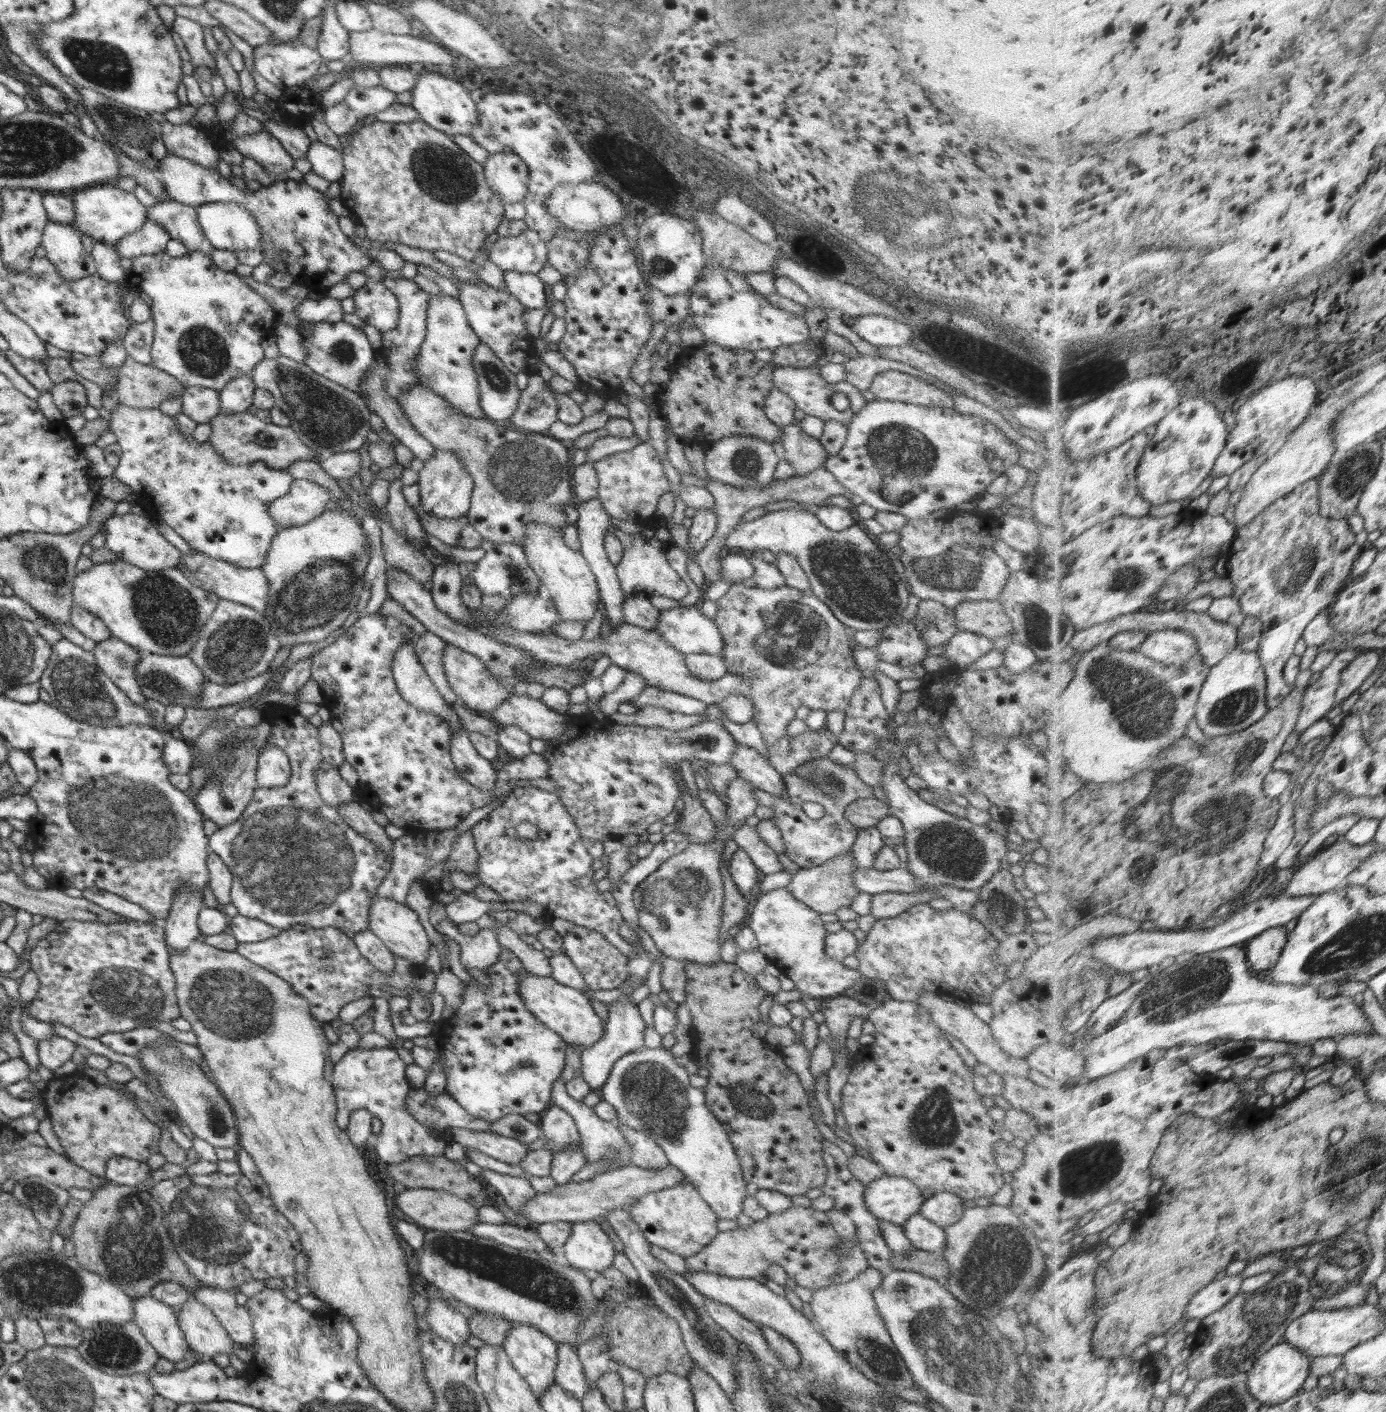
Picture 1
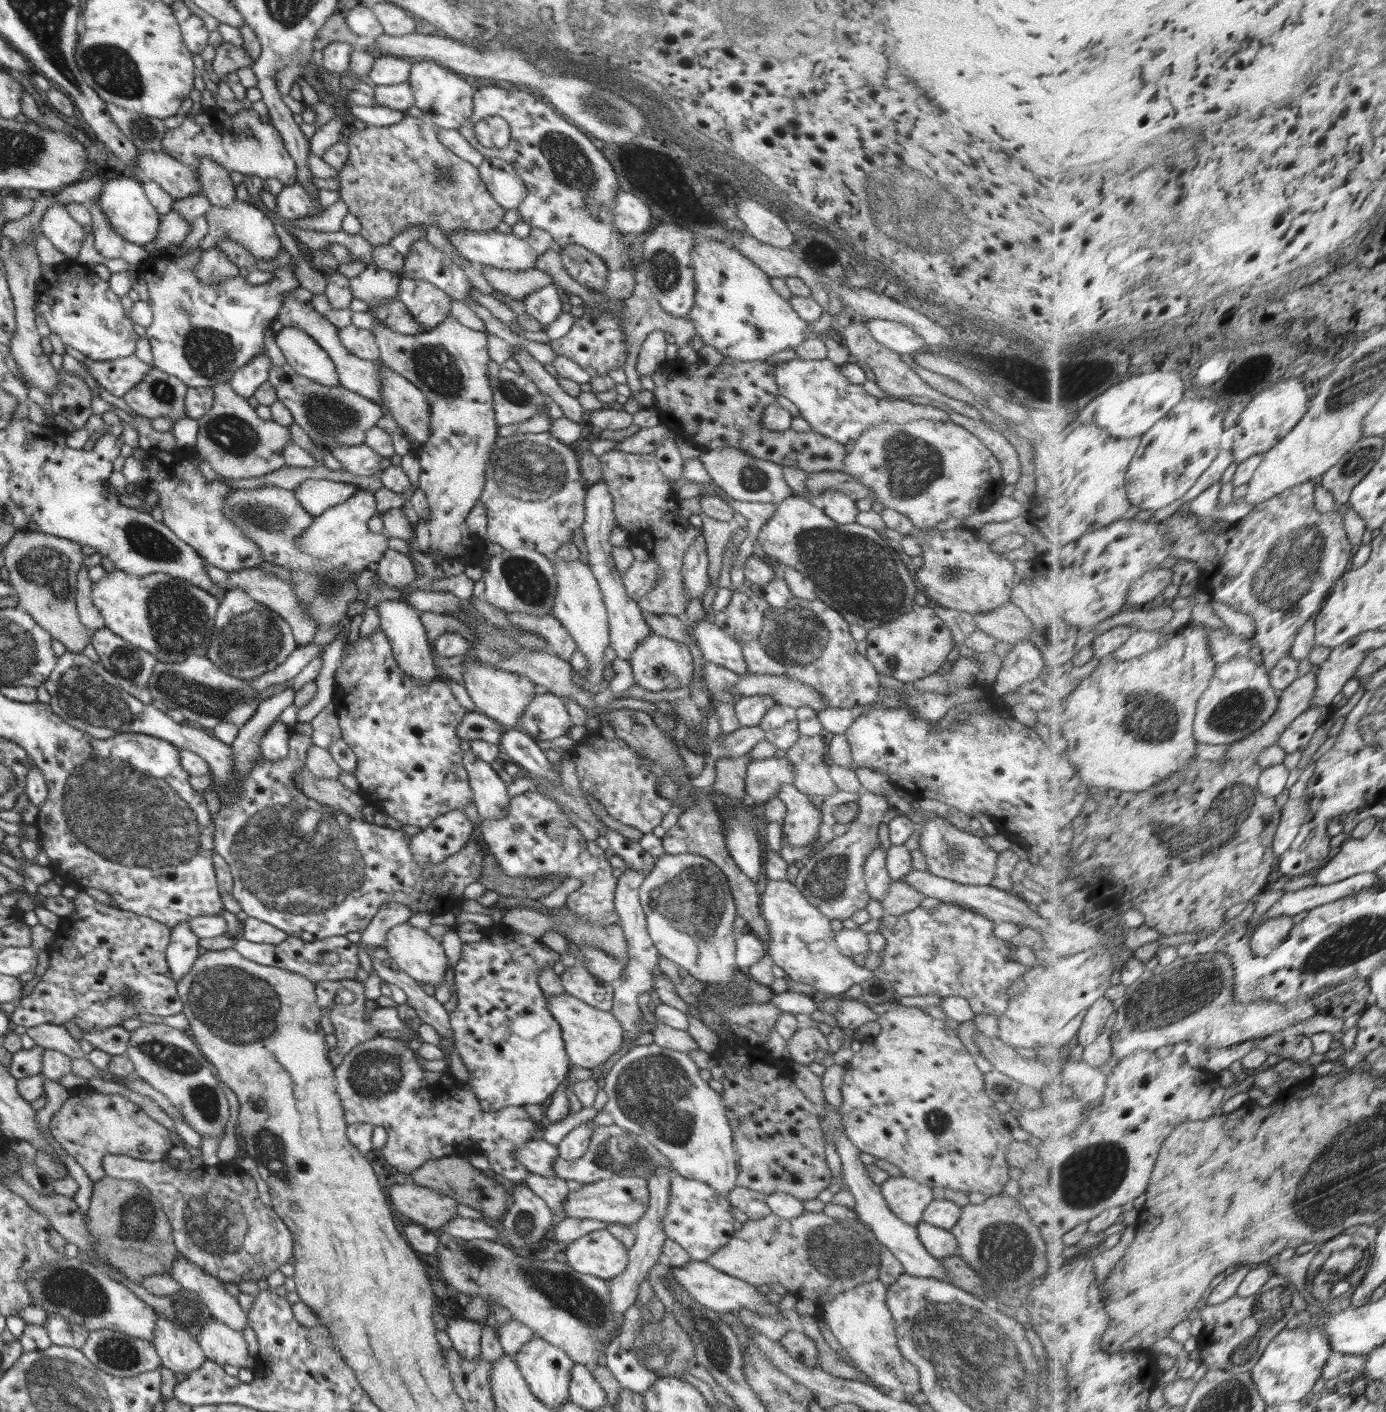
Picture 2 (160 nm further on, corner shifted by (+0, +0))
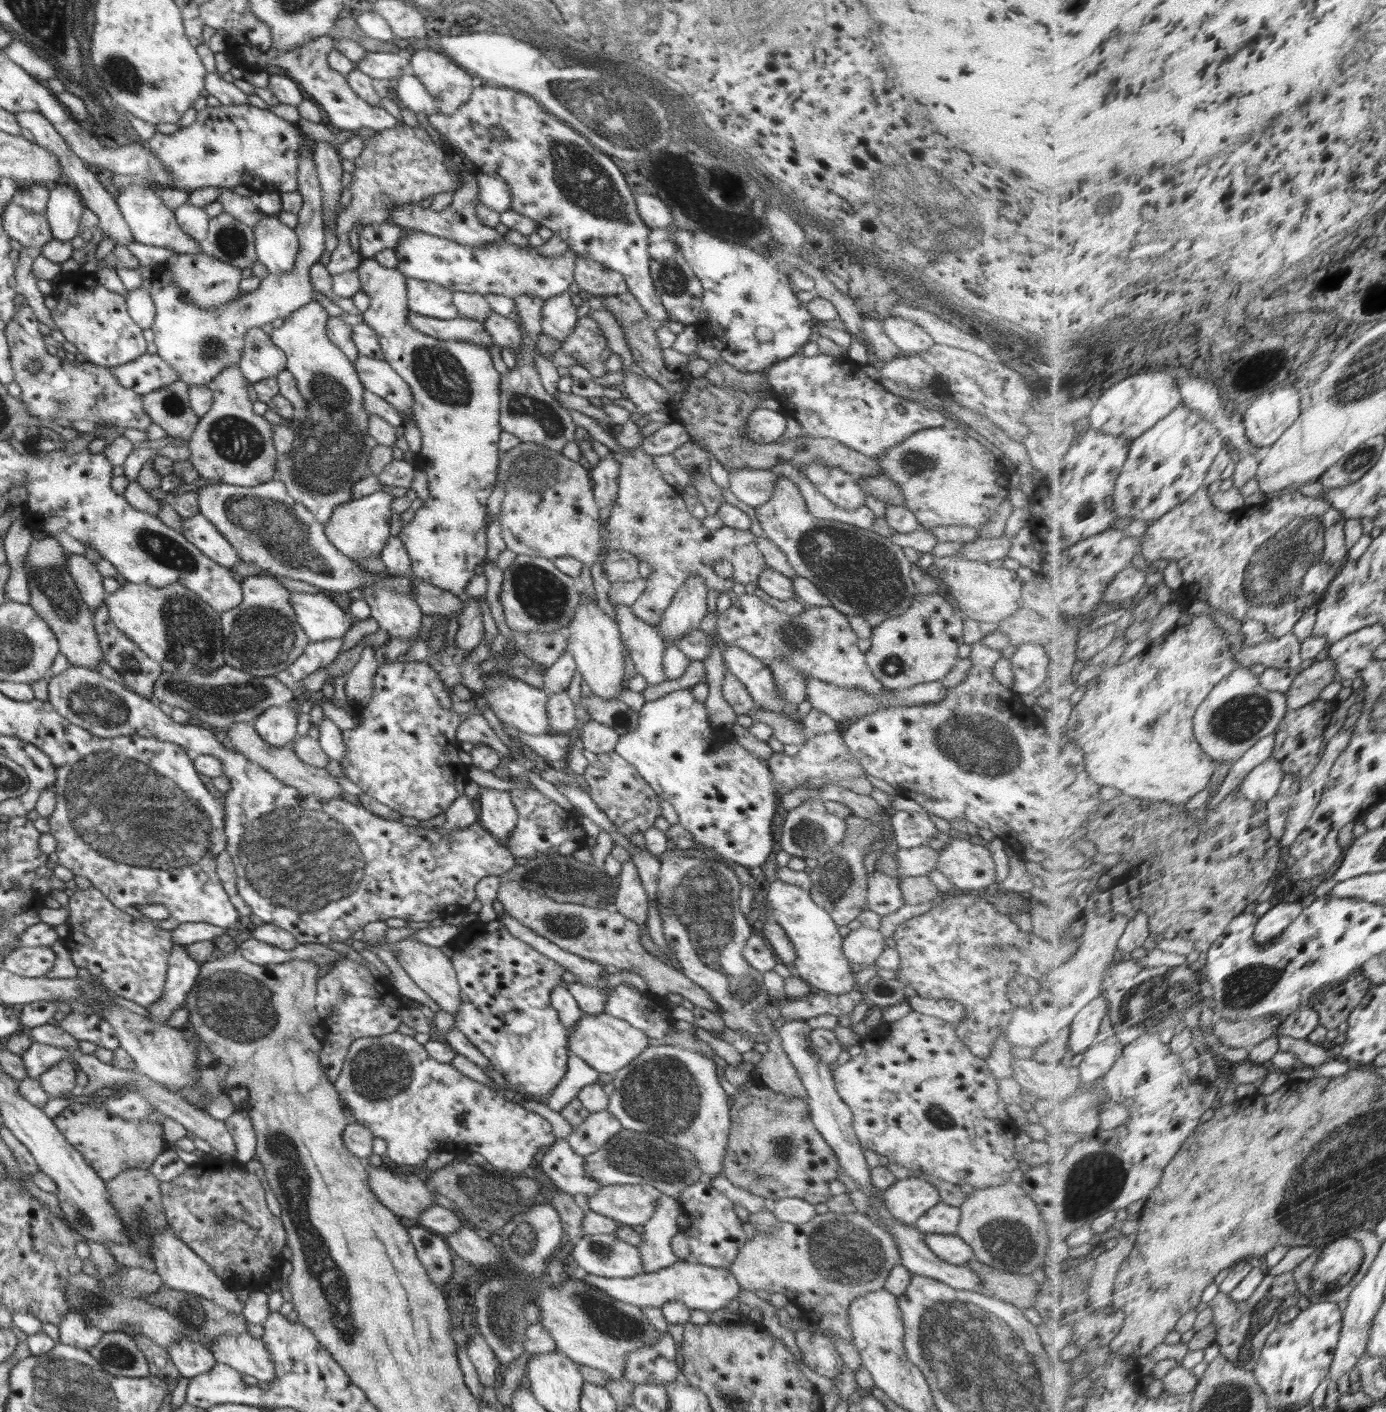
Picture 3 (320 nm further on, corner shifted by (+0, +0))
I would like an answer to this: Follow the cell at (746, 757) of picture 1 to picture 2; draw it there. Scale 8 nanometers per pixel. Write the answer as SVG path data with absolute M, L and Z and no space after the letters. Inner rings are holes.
M792 783L783 784L776 797L786 804L782 830L788 844L794 848L802 848L815 842L822 824L821 810Z

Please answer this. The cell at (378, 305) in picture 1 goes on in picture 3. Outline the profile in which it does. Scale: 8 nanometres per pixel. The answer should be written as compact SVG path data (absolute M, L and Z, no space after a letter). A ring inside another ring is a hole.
M409 311L407 319L420 334L436 340L471 342L486 347L488 351L489 346L493 343L491 336L482 327L482 322L471 318L458 316L452 320L438 320L438 318L428 318Z

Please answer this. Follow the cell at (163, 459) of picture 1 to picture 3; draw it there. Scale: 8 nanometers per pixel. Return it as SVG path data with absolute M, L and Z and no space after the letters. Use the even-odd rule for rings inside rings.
M197 513L190 519L182 518L182 536L220 566L231 569L241 561L228 540L203 514Z

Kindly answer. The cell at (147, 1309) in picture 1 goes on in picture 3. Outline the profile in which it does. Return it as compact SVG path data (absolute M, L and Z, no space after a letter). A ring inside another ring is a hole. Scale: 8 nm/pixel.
M181 1338L168 1350L170 1362L181 1377L192 1379L209 1372L216 1364L213 1352L206 1345L188 1338Z

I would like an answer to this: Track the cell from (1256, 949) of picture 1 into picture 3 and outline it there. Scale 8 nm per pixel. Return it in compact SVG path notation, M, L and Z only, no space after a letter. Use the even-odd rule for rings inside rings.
M1300 900L1292 904L1288 902L1272 907L1262 918L1258 919L1255 940L1264 946L1280 938L1304 913L1304 910Z

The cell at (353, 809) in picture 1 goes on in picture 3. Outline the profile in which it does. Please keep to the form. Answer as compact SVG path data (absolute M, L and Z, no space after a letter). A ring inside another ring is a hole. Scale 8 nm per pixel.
M237 722L231 724L226 734L230 738L233 748L240 754L243 754L248 760L260 765L264 770L272 773L280 782L286 786L297 788L303 795L316 795L322 801L332 801L336 797L341 798L343 788L338 784L336 777L326 771L326 769L315 767L305 762L296 756L296 753L291 750L291 746L285 747L270 746L253 727L247 722Z

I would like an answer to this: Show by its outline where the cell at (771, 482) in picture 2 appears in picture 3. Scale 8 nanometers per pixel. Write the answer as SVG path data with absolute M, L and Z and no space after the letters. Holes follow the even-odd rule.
M734 469L728 471L728 478L732 494L744 504L756 508L772 496L780 476L773 469Z

